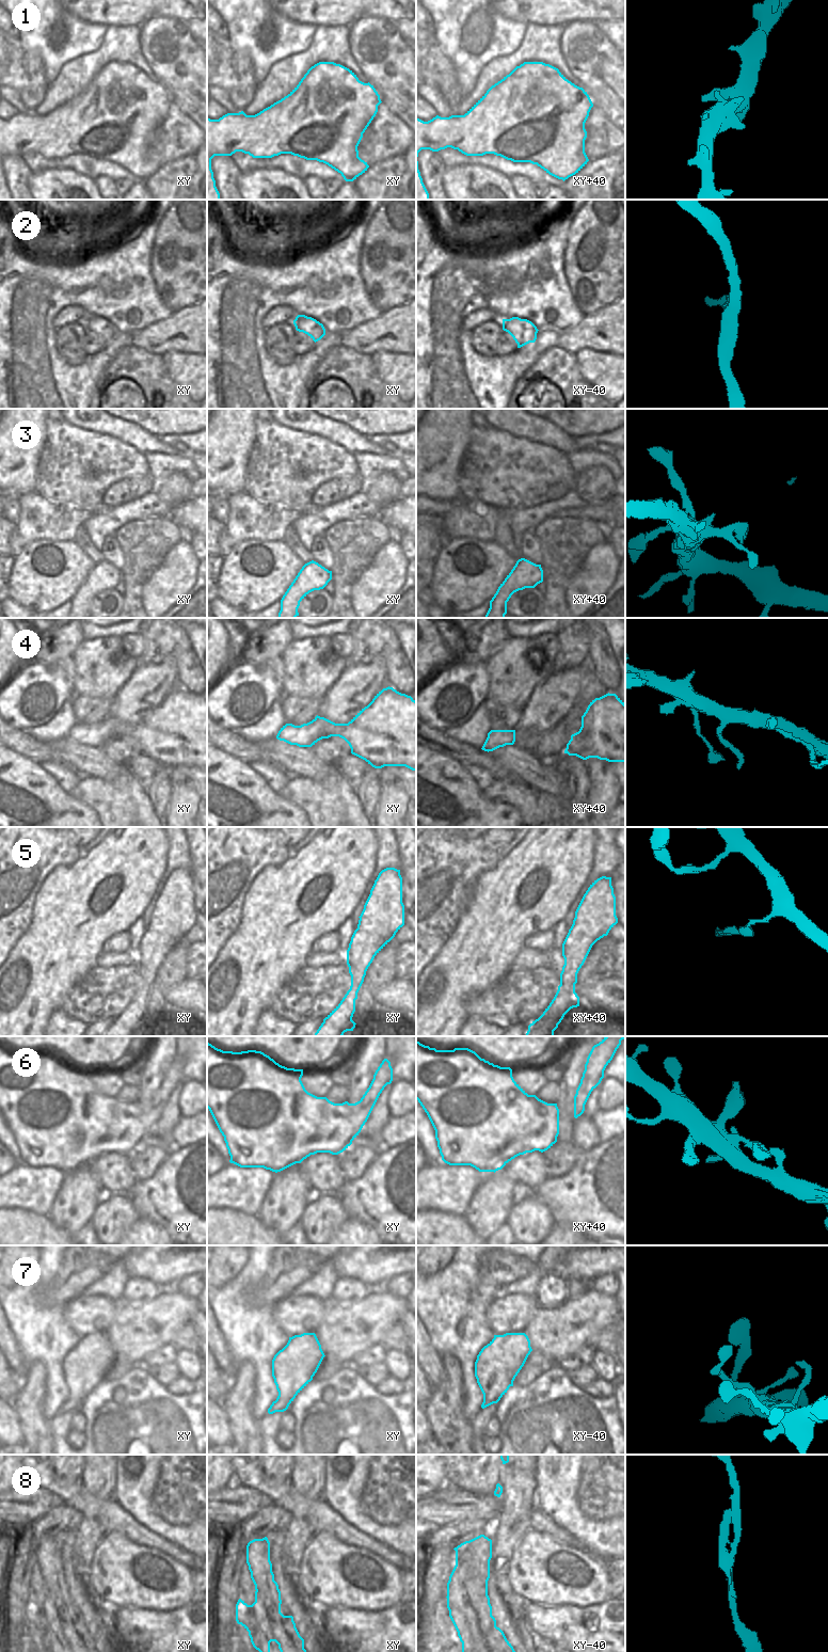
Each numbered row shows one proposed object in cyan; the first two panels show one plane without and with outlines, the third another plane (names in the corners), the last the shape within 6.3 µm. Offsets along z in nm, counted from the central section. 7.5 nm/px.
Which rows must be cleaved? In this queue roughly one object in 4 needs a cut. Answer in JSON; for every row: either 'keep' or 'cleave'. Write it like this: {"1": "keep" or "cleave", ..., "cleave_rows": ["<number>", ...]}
{"1": "keep", "2": "keep", "3": "keep", "4": "keep", "5": "cleave", "6": "keep", "7": "keep", "8": "cleave", "cleave_rows": ["5", "8"]}

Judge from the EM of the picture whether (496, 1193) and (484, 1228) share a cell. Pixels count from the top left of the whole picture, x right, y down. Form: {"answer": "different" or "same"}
{"answer": "same"}

